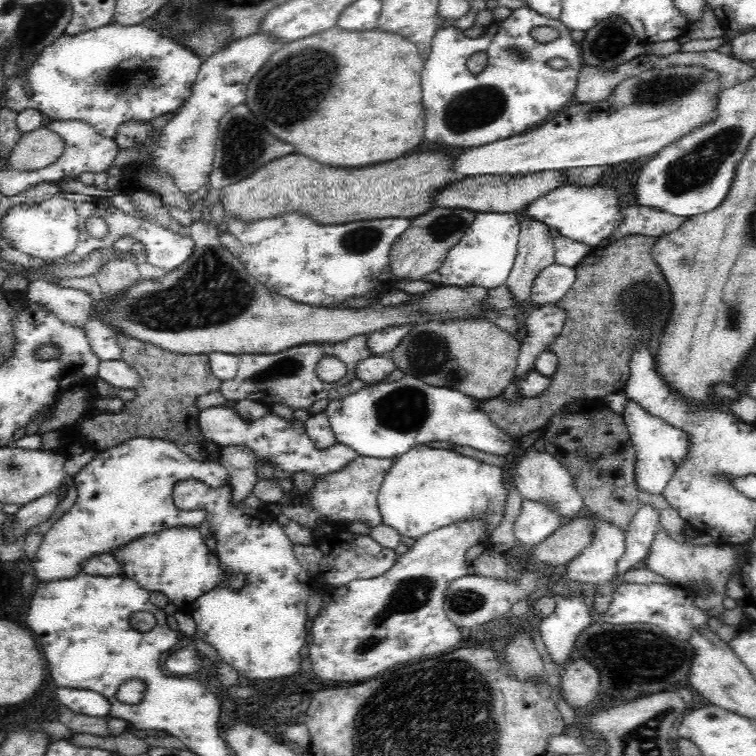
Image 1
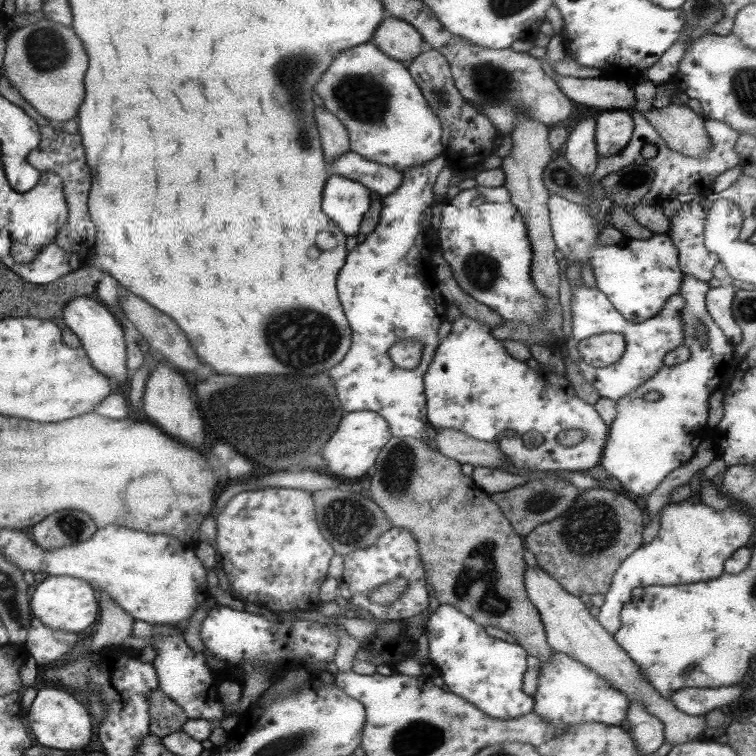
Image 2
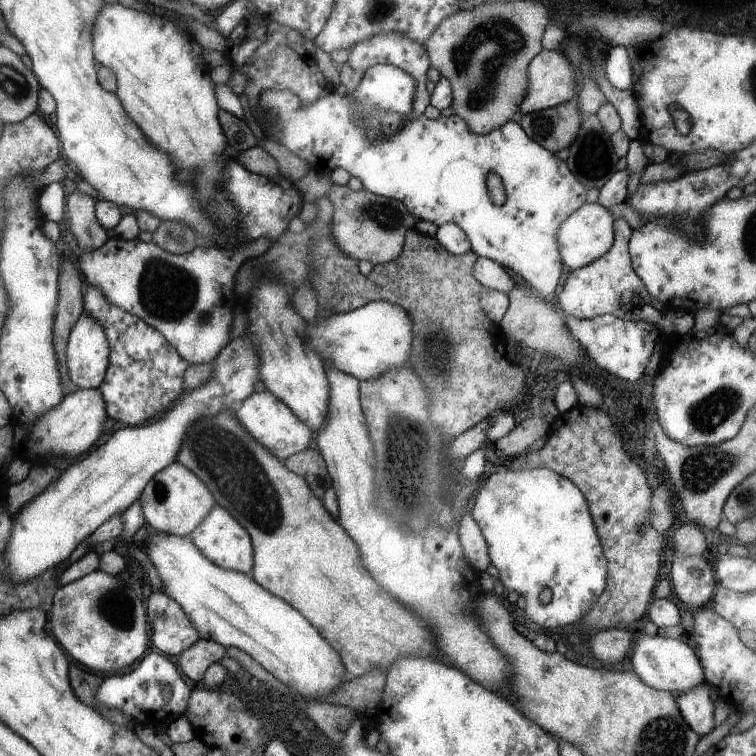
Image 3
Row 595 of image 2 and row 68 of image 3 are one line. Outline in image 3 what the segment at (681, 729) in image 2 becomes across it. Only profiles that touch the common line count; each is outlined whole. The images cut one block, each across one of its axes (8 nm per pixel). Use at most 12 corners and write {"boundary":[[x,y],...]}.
{"boundary":[[541,50],[525,70],[517,116],[573,96],[561,52]]}

